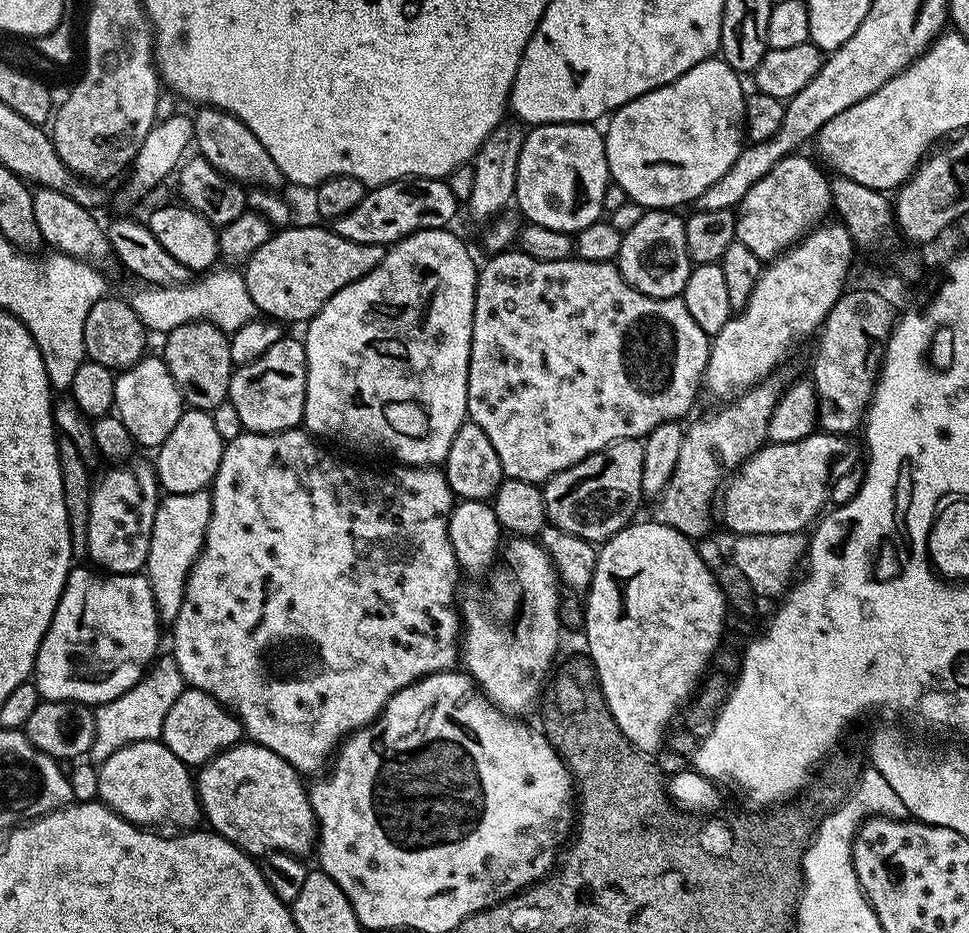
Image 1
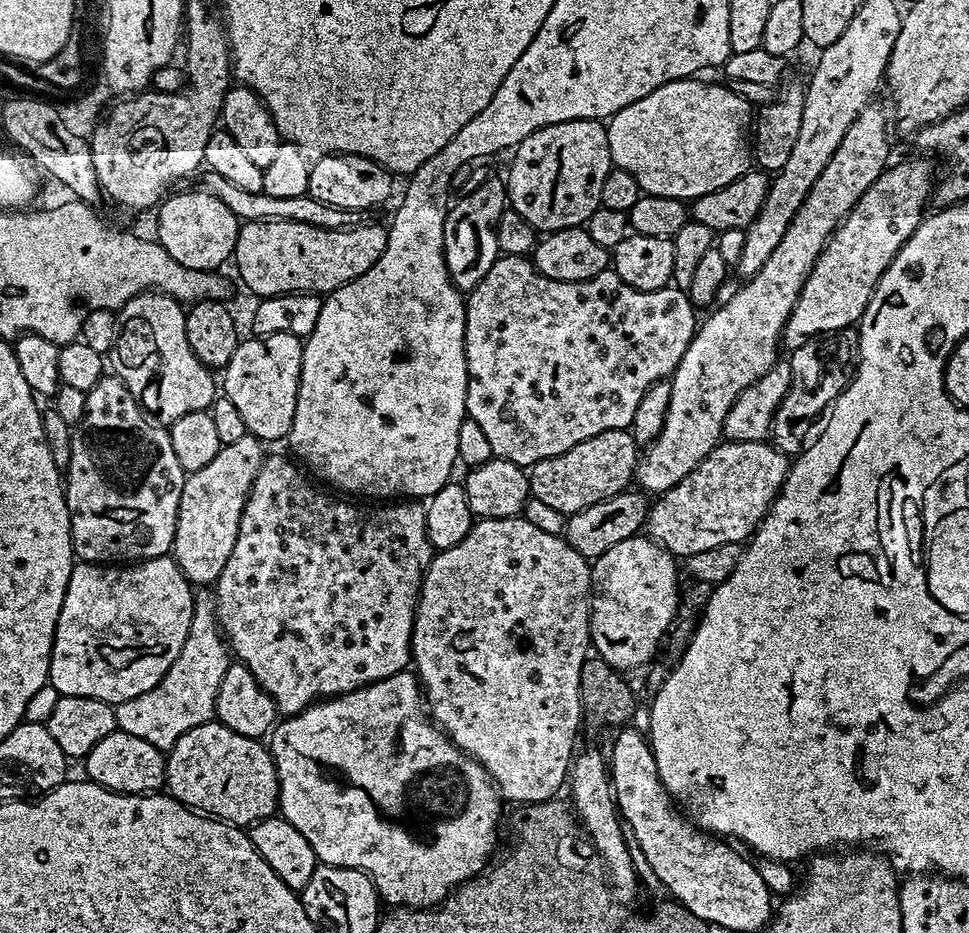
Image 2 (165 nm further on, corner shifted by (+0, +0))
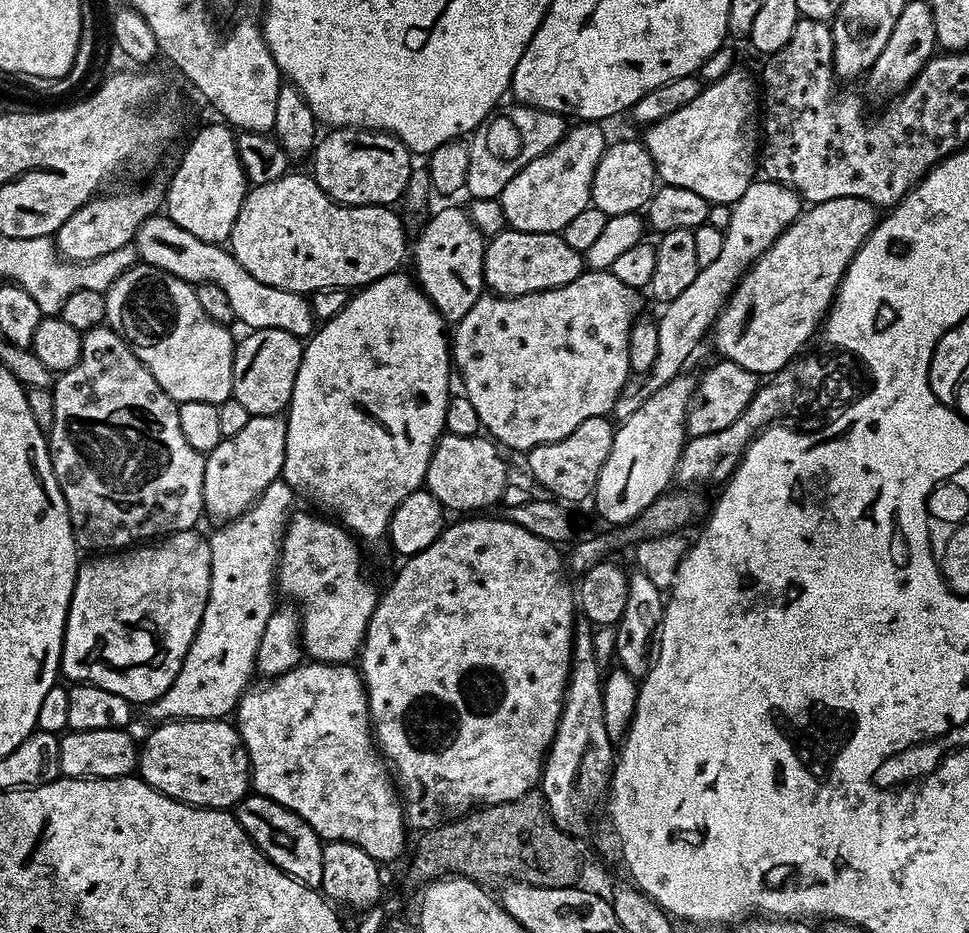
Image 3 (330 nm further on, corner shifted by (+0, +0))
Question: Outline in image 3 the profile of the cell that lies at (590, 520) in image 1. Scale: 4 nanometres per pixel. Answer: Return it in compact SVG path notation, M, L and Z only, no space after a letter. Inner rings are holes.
M608 416L586 418L586 422L566 434L566 438L531 448L526 454L528 472L548 491L545 493L557 501L584 500L587 496L589 499L596 491L598 474L602 474L602 466L610 455L615 433L616 428Z

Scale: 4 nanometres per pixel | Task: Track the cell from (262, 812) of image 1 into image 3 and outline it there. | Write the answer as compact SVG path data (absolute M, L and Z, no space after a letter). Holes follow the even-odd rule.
M227 719L170 720L155 727L138 748L138 775L154 790L194 808L221 810L235 809L249 795L248 751Z

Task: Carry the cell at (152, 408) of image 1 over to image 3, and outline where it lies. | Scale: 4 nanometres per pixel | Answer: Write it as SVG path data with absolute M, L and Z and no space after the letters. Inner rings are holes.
M137 262L133 268L124 271L106 293L106 324L113 328L134 350L138 362L154 374L154 382L166 390L166 394L177 405L186 402L210 402L221 404L232 399L232 367L237 341L232 340L232 328L220 324L202 310L198 294L193 285L161 268Z

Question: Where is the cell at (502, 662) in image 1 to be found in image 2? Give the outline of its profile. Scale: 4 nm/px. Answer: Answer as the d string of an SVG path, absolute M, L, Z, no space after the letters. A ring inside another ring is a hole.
M523 515L493 520L477 519L466 538L462 538L458 546L439 549L424 572L420 595L416 601L416 617L412 623L410 660L422 685L427 711L456 747L477 760L488 771L492 783L505 801L517 800L517 805L520 806L543 804L544 801L553 799L559 793L556 791L563 784L565 787L569 779L574 753L577 751L576 735L580 732L580 724L582 725L580 675L585 660L590 656L591 590L592 570L589 561L585 560L582 554L578 554L578 550L574 550L574 546L570 546L563 535L538 530L538 526L530 526L530 522L526 522Z

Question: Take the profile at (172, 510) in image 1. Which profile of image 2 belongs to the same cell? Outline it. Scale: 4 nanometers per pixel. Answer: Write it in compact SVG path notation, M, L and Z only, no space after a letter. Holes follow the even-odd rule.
M251 434L243 436L238 438L238 442L230 442L220 447L218 454L214 454L214 458L206 462L202 470L185 475L182 498L178 502L178 526L174 530L174 542L170 555L189 584L212 586L222 574L222 566L226 566L226 561L230 558L231 551L234 550L234 542L238 542L238 526L242 518L242 510L248 501L248 492L252 489L254 478L266 459L264 448L265 445L255 436ZM240 464L248 464L244 468L244 480L240 480Z

